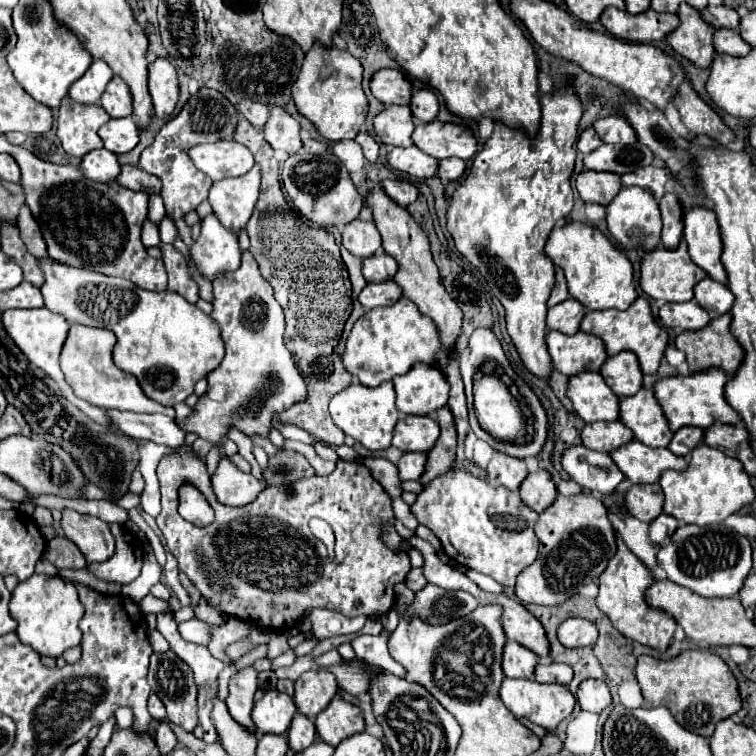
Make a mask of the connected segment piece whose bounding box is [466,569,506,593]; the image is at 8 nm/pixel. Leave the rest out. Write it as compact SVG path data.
M469 569L466 573L468 578L475 582L481 589L491 593L503 593L506 588L496 582L492 577L481 574L475 570Z

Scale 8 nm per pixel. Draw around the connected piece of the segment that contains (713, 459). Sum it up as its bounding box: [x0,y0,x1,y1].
[660,443,754,525]

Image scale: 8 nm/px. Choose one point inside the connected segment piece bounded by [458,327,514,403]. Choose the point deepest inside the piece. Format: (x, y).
(482, 346)

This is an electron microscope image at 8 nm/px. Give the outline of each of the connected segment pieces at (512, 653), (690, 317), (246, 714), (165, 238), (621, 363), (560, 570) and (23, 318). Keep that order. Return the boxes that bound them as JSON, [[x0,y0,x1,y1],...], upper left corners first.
[[502,641,536,679],[658,301,710,331],[226,667,258,733],[158,217,178,243],[600,351,642,395],[516,493,616,603],[2,307,114,431]]

